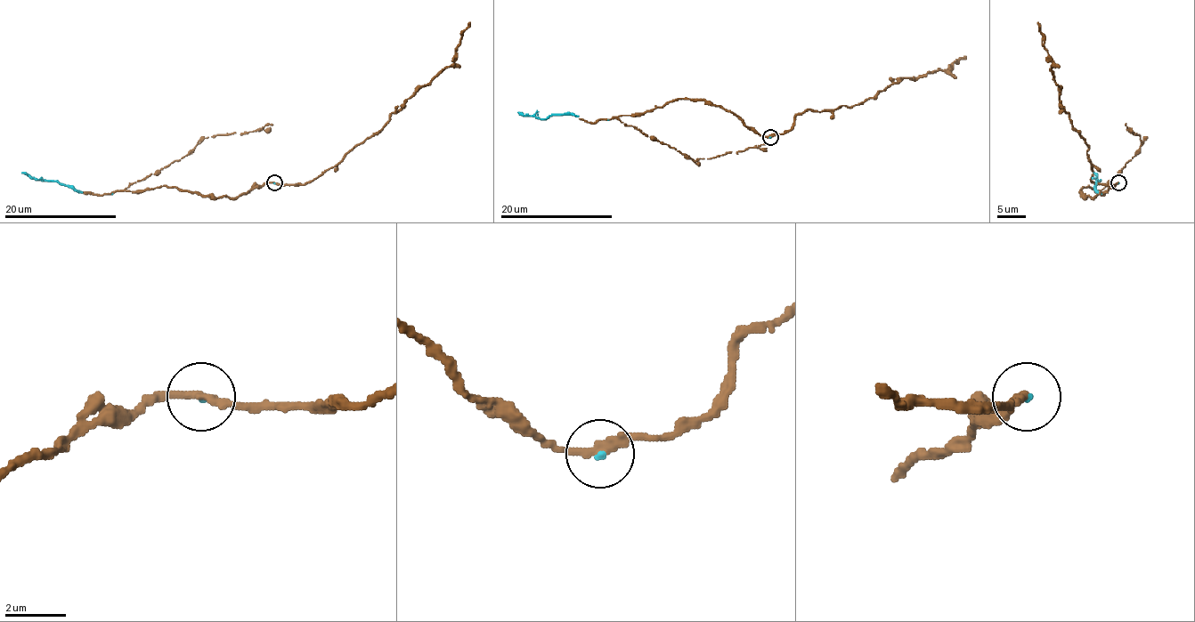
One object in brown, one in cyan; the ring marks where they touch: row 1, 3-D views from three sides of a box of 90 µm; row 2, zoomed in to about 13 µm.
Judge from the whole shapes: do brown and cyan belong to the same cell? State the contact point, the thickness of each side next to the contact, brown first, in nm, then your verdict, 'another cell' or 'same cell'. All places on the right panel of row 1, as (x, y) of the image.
at (1118, 182); 320 nm thick on the brown side, 110 nm on the other; same cell

